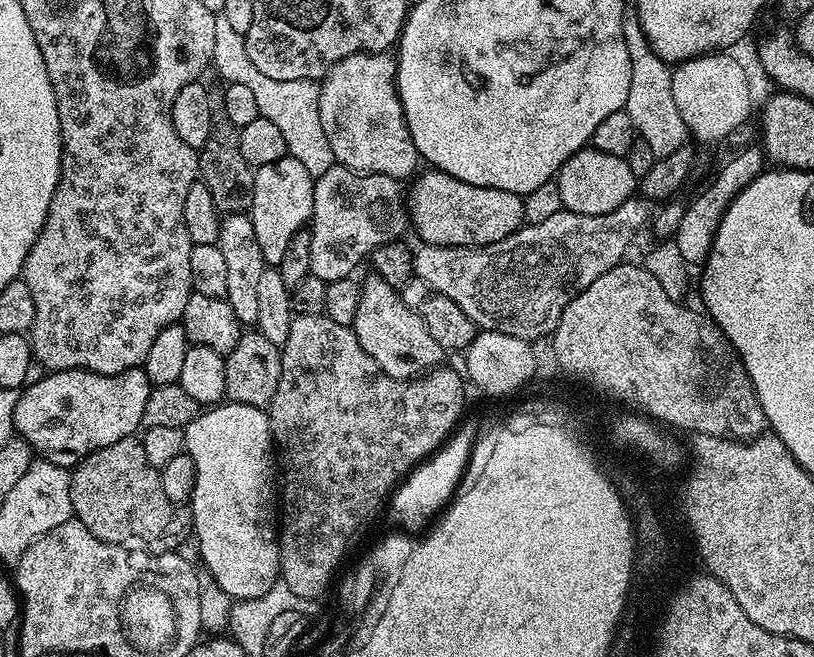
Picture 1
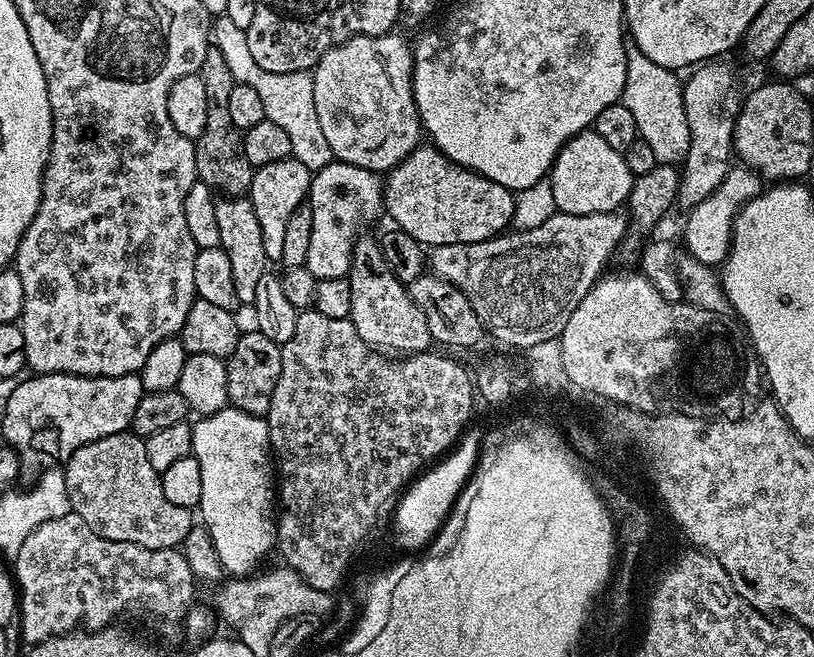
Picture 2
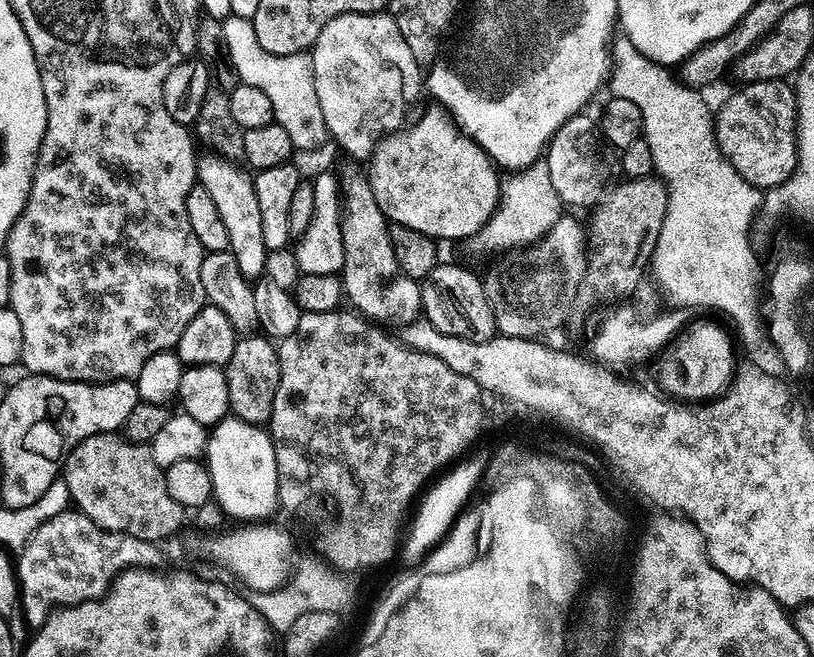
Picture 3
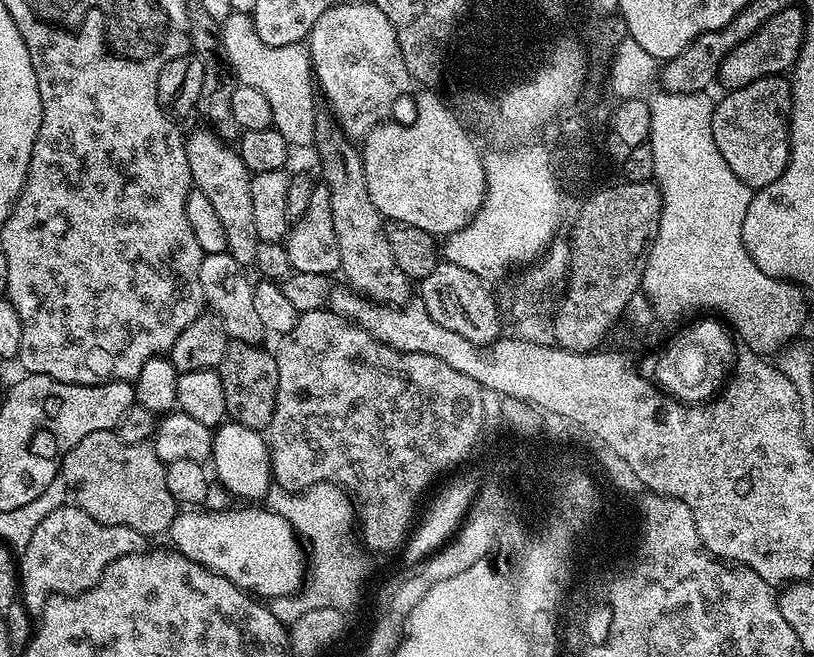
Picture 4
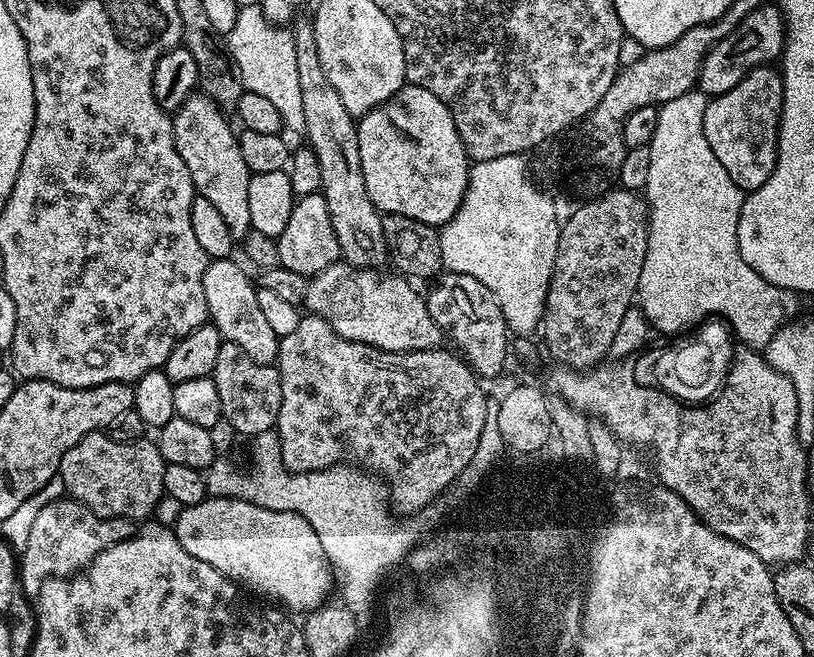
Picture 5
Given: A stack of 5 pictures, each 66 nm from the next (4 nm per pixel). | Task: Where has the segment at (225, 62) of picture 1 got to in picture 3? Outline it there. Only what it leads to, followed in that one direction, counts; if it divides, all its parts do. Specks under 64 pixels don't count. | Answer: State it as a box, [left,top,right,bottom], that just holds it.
[222,15,329,152]

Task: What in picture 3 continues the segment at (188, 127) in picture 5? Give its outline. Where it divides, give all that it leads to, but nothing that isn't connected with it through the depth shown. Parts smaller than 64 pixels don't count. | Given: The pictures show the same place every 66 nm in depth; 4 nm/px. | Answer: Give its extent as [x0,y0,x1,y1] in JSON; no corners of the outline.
[196,156,269,282]

